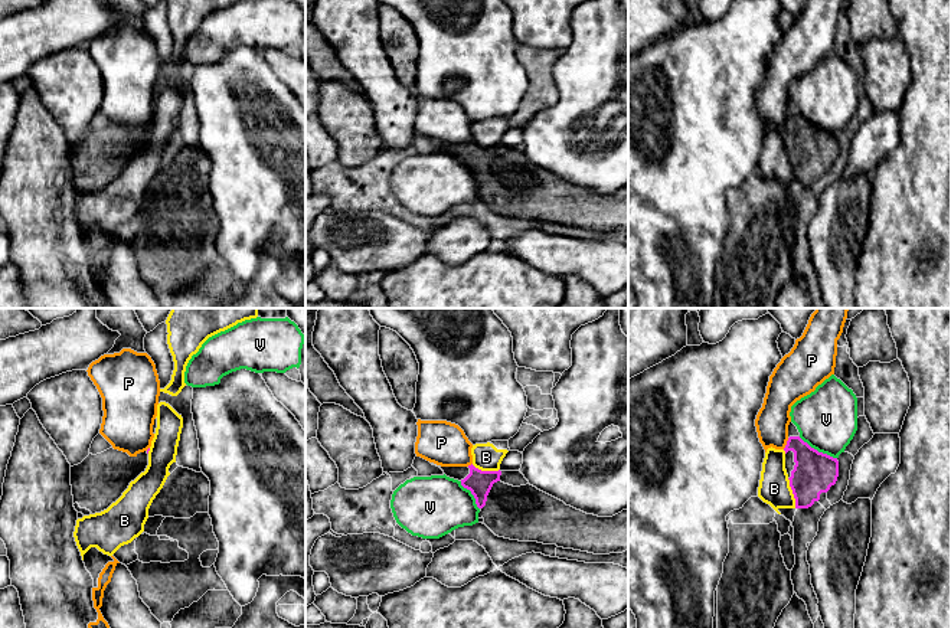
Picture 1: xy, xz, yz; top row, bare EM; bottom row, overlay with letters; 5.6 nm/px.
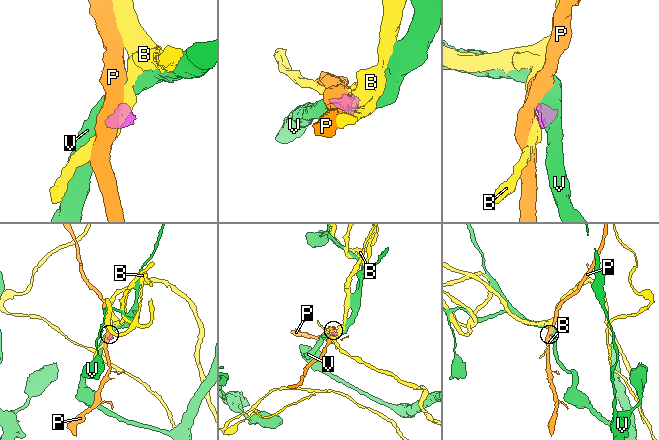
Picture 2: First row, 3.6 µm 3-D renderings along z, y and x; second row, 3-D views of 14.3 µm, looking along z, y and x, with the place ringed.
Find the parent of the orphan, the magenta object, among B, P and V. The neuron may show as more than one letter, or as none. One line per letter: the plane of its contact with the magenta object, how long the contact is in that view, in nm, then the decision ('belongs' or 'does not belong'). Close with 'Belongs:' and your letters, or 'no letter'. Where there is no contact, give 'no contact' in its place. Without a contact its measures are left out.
B: contact in yz; length 180 nm; does not belong
P: contact in yz; length 70 nm; does not belong
V: contact in yz; length 240 nm; does not belong
Belongs: no letter

